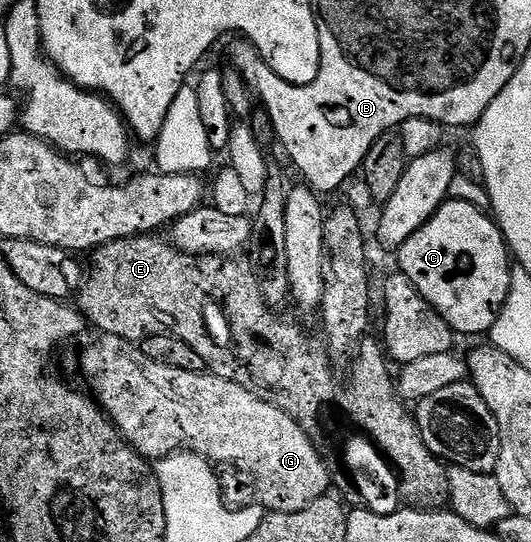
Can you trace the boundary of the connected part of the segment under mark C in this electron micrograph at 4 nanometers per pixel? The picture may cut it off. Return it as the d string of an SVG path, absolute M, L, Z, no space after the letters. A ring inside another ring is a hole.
M460 198L447 199L426 224L415 230L411 238L408 238L407 242L403 243L403 246L396 251L395 259L397 259L396 267L407 278L411 278L411 286L415 286L415 290L419 290L419 294L423 294L423 298L427 298L427 302L431 302L433 309L453 327L453 331L458 337L481 336L484 332L485 335L492 333L493 323L497 321L497 315L503 310L503 306L507 302L507 294L511 290L511 274L514 265L511 263L511 253L508 244L505 242L505 236L502 234L496 220L486 209L471 206L471 202L463 202Z

